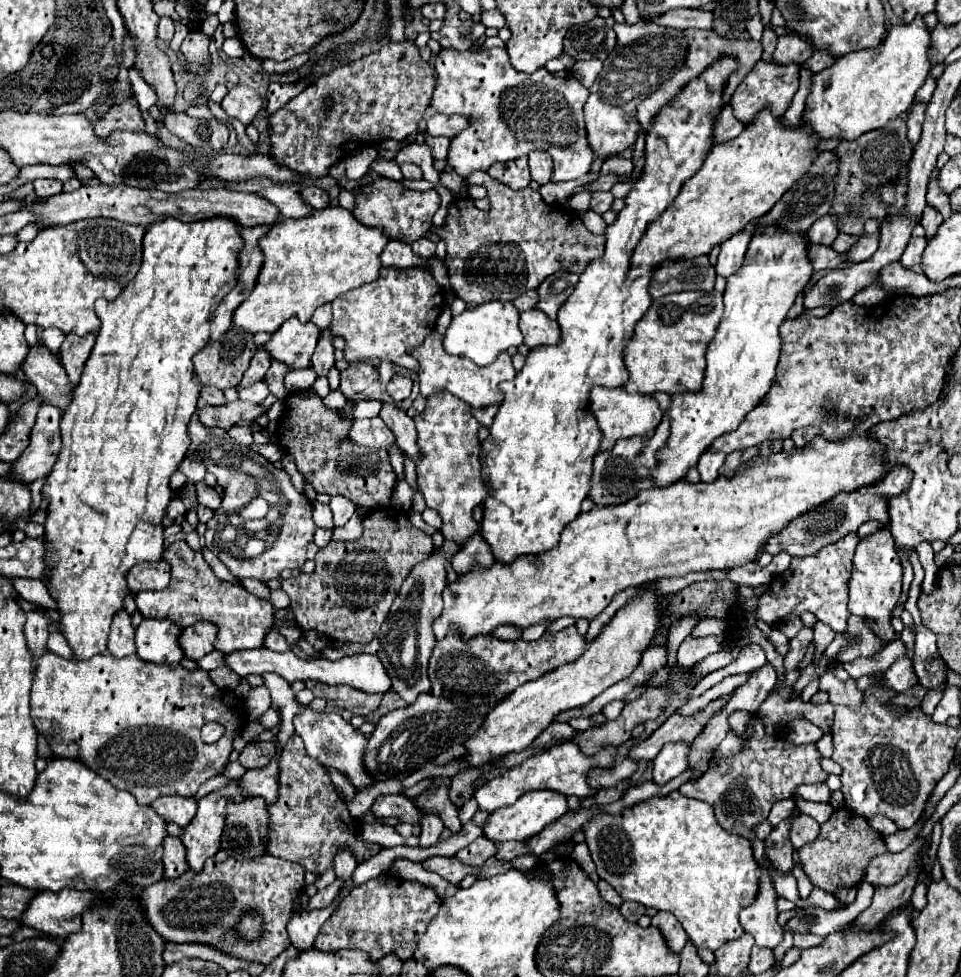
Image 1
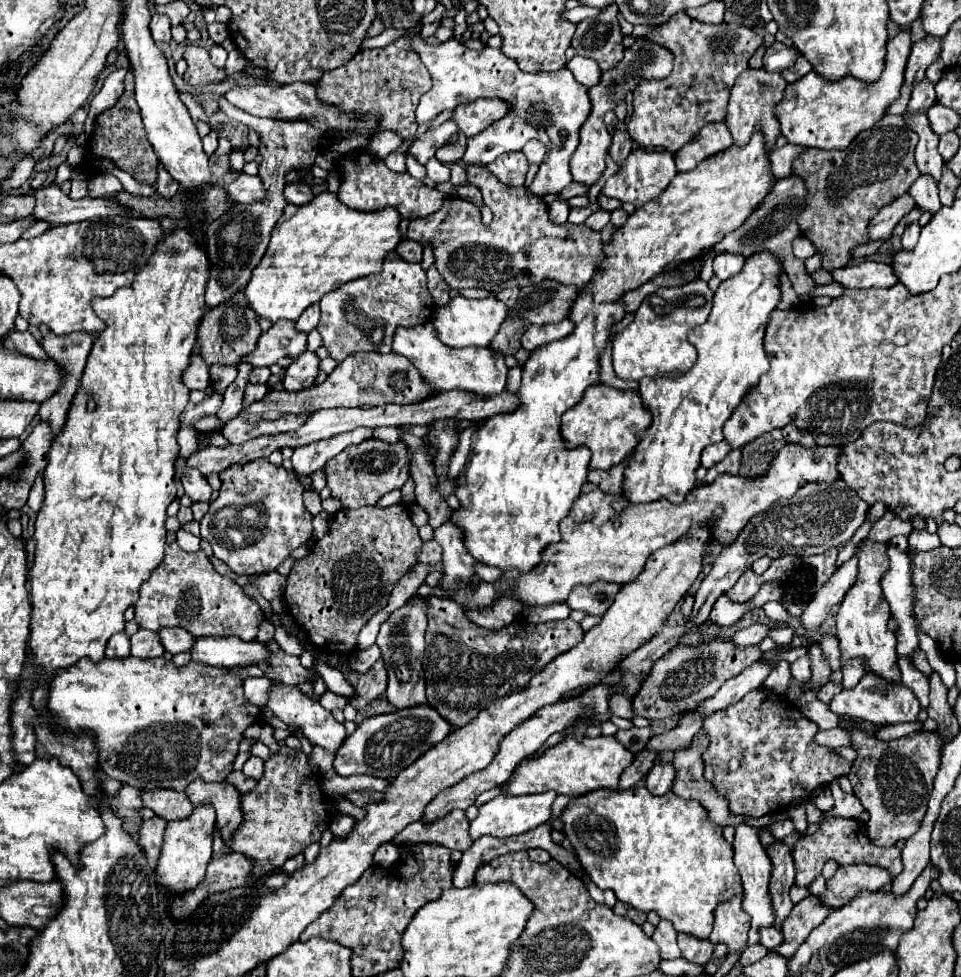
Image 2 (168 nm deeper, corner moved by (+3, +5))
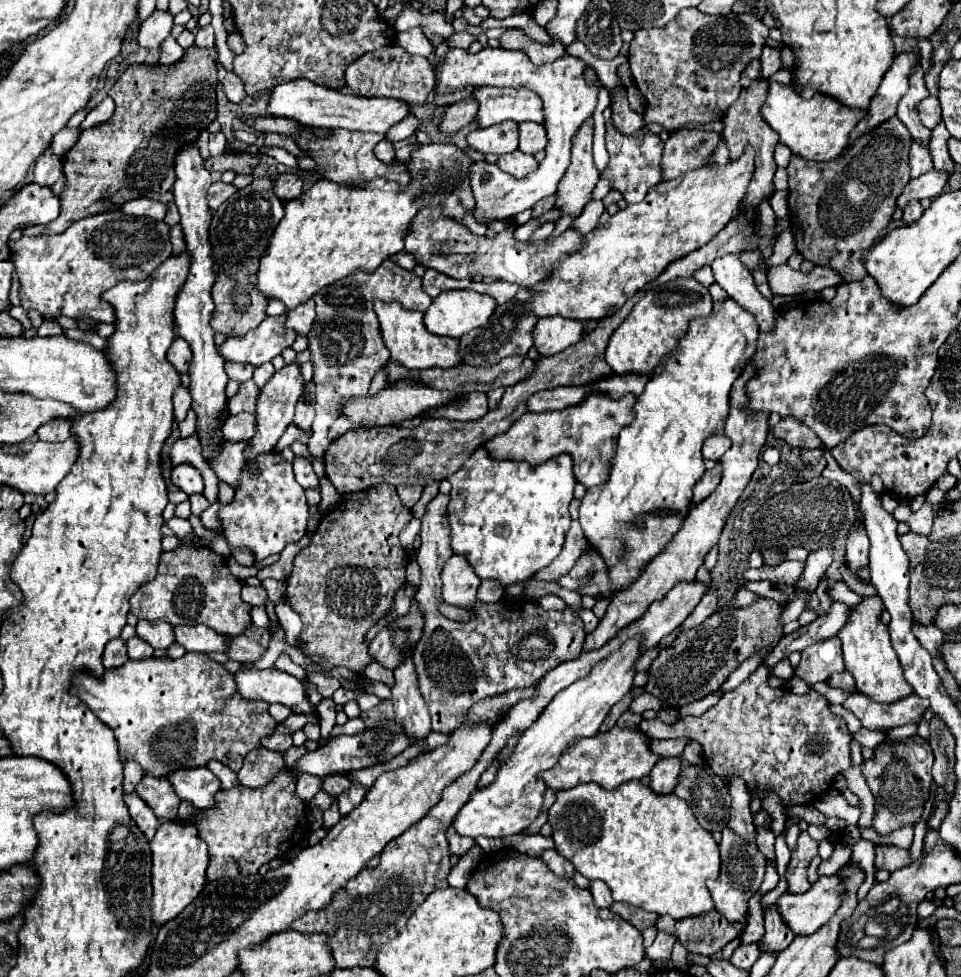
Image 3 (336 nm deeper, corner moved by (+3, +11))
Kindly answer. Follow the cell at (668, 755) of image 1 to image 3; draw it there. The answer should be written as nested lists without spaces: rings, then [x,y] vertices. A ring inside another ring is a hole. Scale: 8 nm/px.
[[[661,758],[653,766],[653,770],[649,772],[649,778],[651,778],[651,784],[649,786],[657,794],[669,794],[675,788],[675,784],[677,784],[679,772],[681,772],[679,758]]]

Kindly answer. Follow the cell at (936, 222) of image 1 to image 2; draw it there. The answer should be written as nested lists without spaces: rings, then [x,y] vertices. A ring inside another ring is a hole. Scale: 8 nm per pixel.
[[[921,174],[913,186],[909,188],[909,194],[913,196],[913,200],[917,202],[919,208],[927,210],[927,212],[937,212],[937,206],[941,206],[939,196],[937,196],[937,182],[933,180],[933,176]]]

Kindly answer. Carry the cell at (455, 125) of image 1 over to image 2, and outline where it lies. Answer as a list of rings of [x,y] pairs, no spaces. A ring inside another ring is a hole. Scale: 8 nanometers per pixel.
[[[481,98],[469,104],[461,104],[453,110],[453,120],[457,122],[459,130],[471,138],[483,132],[493,122],[501,120],[511,110],[511,104],[499,98]]]

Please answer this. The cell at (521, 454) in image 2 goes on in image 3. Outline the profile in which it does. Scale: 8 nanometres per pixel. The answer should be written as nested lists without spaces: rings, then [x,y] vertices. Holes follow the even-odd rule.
[[[479,446],[471,458],[463,464],[463,474],[453,474],[449,476],[449,482],[453,484],[451,488],[451,502],[449,502],[449,524],[451,524],[451,548],[455,554],[465,554],[469,564],[473,566],[473,570],[477,572],[479,578],[499,578],[499,582],[503,586],[511,586],[511,584],[517,584],[517,582],[523,582],[527,578],[531,578],[535,572],[539,572],[541,568],[549,566],[561,552],[561,546],[565,542],[565,534],[569,530],[569,524],[571,524],[571,516],[569,516],[569,504],[573,500],[573,488],[575,488],[575,476],[573,476],[573,460],[569,458],[569,454],[561,454],[557,457],[551,458],[546,462],[541,462],[537,466],[529,464],[529,462],[523,462],[523,460],[495,460],[489,450],[485,446]]]

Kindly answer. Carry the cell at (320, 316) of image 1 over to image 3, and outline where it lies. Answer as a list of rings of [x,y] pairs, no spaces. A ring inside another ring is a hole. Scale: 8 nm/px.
[[[309,300],[309,302],[297,306],[295,310],[291,310],[287,314],[285,326],[291,328],[291,330],[295,330],[297,334],[307,334],[311,330],[313,320],[315,320],[315,302]]]

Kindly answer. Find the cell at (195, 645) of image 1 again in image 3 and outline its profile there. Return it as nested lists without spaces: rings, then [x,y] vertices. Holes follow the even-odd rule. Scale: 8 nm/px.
[[[139,620],[137,622],[137,634],[145,642],[149,642],[153,648],[167,650],[175,642],[173,626],[169,626],[167,622],[145,622],[145,620]]]

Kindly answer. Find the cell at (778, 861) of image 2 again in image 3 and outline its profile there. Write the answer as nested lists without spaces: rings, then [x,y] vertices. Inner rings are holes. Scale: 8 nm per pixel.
[[[771,904],[765,908],[765,936],[761,938],[759,946],[763,952],[781,952],[785,946],[793,942],[793,930],[781,922],[781,916],[777,914],[777,906]]]

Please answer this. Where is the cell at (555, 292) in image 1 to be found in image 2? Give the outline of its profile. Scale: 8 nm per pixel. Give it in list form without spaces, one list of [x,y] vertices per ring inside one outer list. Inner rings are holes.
[[[545,280],[541,284],[531,284],[525,286],[515,302],[515,306],[509,310],[507,318],[503,320],[499,332],[495,338],[489,342],[487,348],[493,350],[493,354],[503,354],[503,356],[515,356],[517,350],[521,348],[521,336],[527,330],[527,324],[551,324],[551,322],[561,322],[573,304],[573,298],[577,296],[575,286],[563,286],[563,284],[553,284],[553,280]]]

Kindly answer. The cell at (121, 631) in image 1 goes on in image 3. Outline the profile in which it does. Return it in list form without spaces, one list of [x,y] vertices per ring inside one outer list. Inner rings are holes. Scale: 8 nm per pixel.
[[[113,638],[103,652],[103,666],[105,668],[115,668],[127,662],[127,654],[125,654],[125,640],[121,638]]]

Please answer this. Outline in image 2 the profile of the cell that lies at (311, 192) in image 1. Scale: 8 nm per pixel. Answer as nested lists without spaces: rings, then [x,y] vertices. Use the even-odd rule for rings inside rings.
[[[293,182],[293,184],[287,184],[285,190],[283,190],[283,196],[289,204],[297,204],[297,206],[303,206],[307,202],[313,200],[313,194],[311,194],[311,188],[303,182]]]

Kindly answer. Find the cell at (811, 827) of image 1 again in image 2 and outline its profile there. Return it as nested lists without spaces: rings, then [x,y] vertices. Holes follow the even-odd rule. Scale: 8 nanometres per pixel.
[[[781,820],[781,822],[769,824],[769,832],[771,832],[771,836],[773,836],[775,840],[781,840],[781,838],[793,834],[793,832],[795,832],[795,826],[793,826],[791,820]]]

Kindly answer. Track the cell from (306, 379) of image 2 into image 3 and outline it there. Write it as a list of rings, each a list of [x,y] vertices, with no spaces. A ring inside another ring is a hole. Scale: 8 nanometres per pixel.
[[[287,364],[285,368],[275,372],[275,376],[263,386],[259,400],[257,400],[257,434],[249,440],[249,448],[245,452],[247,464],[251,468],[255,468],[255,456],[261,452],[271,452],[273,446],[277,444],[277,440],[283,436],[285,428],[291,424],[293,410],[303,392],[303,386],[305,386],[305,380],[301,376],[299,364]]]

